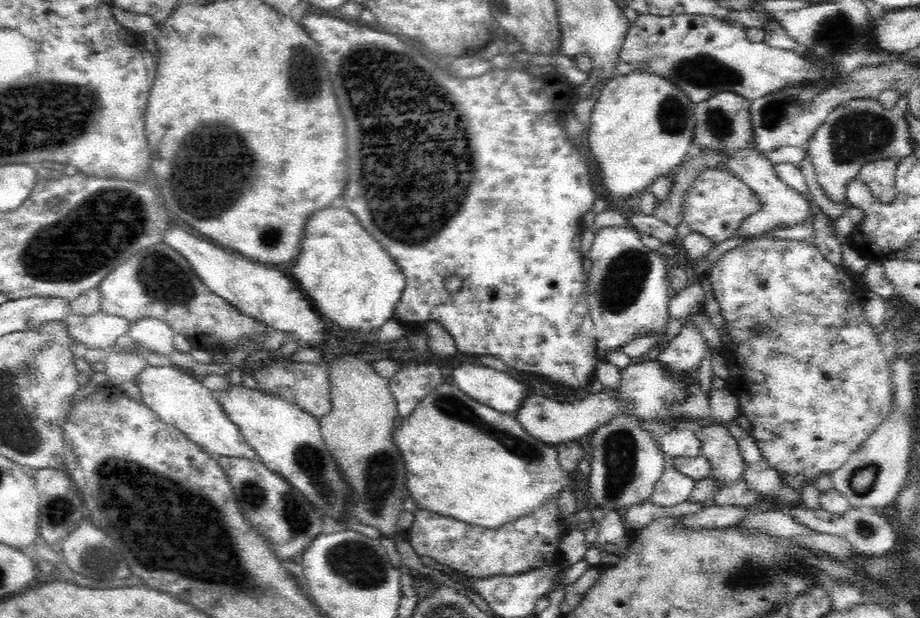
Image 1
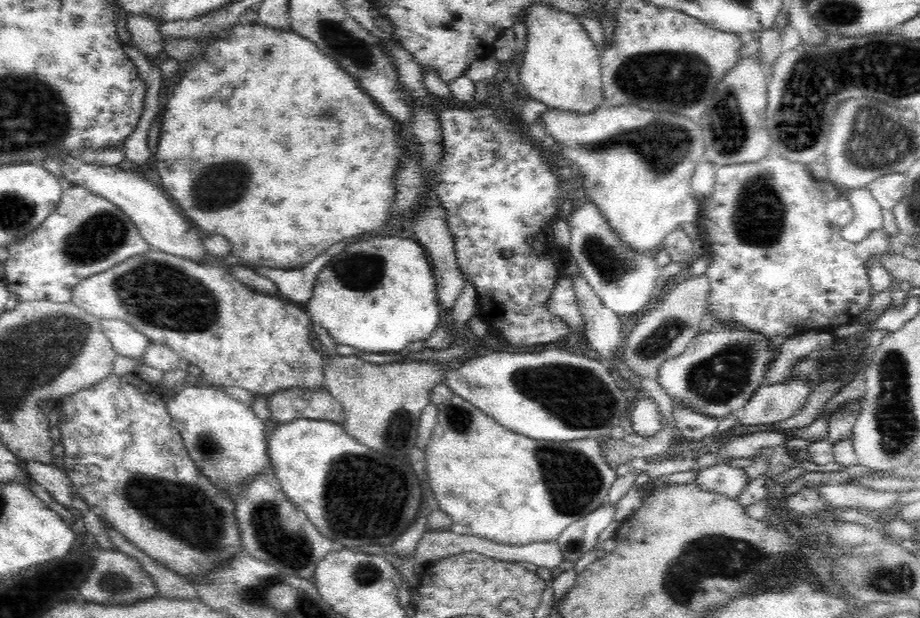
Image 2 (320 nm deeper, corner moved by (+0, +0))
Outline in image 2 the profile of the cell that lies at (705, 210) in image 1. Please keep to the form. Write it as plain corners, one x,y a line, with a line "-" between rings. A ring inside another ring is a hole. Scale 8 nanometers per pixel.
770,151
758,162
738,162
718,166
716,170
716,184
714,190
708,196
701,197
699,216
699,238
706,247
707,256
710,258
706,275
710,278
711,290
707,305
716,321
722,325
742,325
745,330
760,332
766,338
773,336
793,337
810,331
833,332
843,324
854,324
860,314
870,305
873,298
871,281
867,276
868,260
876,254
885,254
889,250
888,239
883,230
869,232
868,236
860,242
850,242
842,238
841,233
847,230
850,222
854,220
854,208
850,201
844,197
838,189
833,189
831,184
825,180
815,179
810,173
809,165
790,161
778,153

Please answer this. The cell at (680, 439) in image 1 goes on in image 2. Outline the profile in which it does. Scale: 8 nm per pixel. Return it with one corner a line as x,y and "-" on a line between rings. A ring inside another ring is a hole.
678,404
672,418
678,432
687,440
702,441
706,437
717,436
719,420
708,414

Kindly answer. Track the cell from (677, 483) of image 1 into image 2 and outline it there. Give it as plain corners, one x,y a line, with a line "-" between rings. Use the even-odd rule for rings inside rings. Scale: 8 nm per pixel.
720,462
699,470
694,483
702,489
716,491
736,500
742,491
746,490
748,477
746,477
746,469

